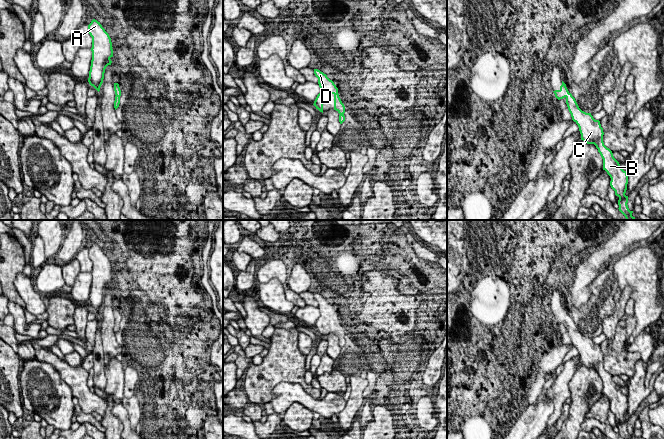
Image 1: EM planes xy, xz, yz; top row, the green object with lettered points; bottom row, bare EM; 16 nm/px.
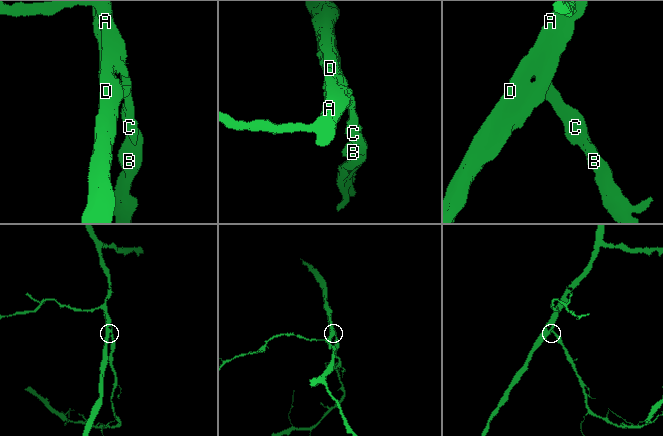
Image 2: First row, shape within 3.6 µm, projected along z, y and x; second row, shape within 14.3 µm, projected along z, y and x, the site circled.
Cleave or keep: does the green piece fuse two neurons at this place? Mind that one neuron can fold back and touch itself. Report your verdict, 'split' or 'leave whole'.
leave whole

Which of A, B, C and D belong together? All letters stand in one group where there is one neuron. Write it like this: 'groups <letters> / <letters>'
groups A B C D

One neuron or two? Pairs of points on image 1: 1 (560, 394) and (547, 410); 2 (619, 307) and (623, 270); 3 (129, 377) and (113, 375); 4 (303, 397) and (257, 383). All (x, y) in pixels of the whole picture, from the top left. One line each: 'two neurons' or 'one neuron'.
1: two neurons
2: two neurons
3: two neurons
4: two neurons

